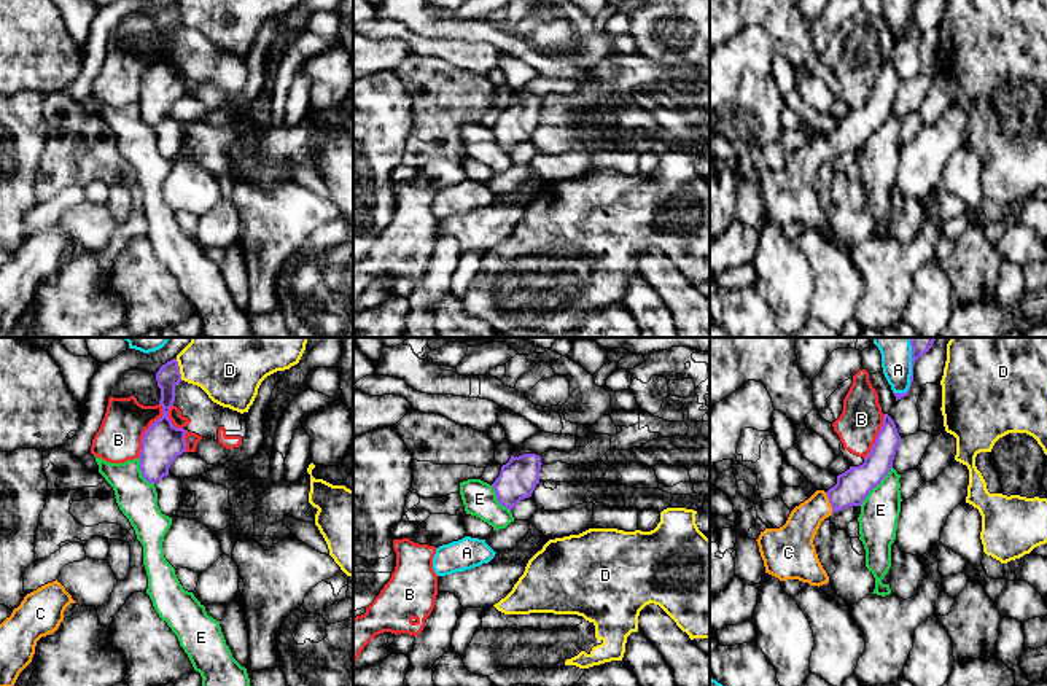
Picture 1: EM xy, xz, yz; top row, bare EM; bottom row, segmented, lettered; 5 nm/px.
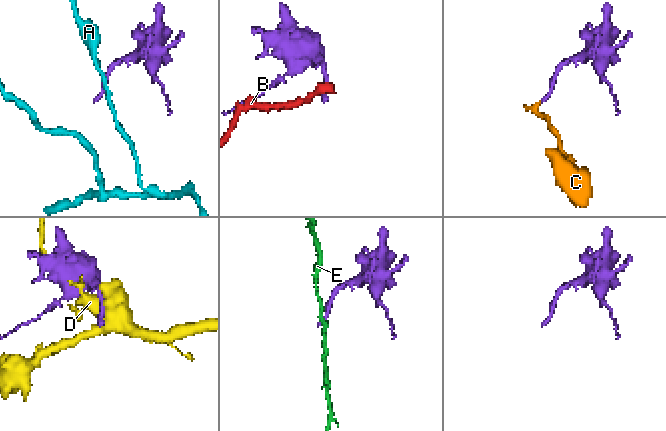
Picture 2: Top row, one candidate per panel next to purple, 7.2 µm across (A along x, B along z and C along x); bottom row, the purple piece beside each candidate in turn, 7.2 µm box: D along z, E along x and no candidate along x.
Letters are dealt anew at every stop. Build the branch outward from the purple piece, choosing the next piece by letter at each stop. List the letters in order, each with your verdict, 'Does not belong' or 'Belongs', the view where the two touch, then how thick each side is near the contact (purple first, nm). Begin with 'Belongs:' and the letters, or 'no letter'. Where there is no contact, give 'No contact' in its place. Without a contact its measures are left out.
Belongs: C
A: Does not belong. Touches purple in yz. Thickness 30 nm (purple) against 140 nm
B: Does not belong. Touches purple in xy. Thickness 200 nm (purple) against 220 nm
C: Belongs. Touches purple in yz. Thickness 170 nm (purple) against 180 nm
D: Does not belong. Touches purple in xy. Thickness 120 nm (purple) against 240 nm
E: Does not belong. Touches purple in yz. Thickness 170 nm (purple) against 190 nm

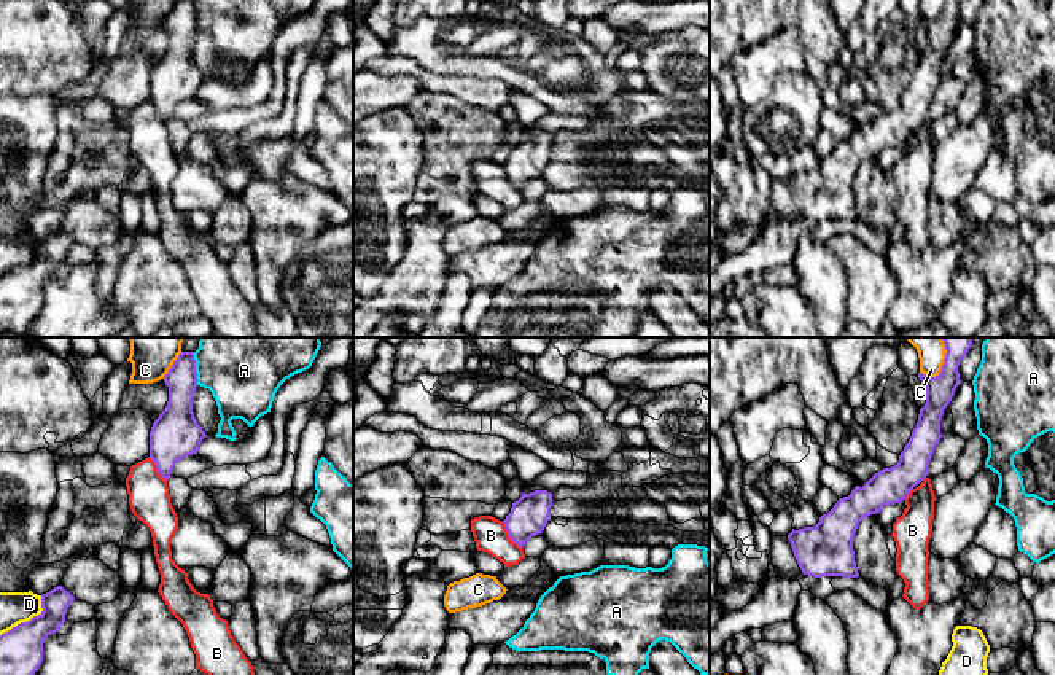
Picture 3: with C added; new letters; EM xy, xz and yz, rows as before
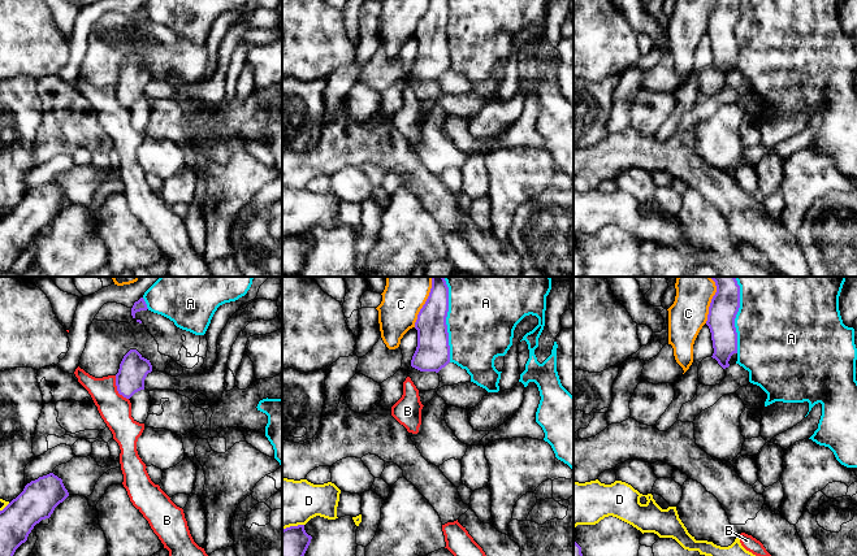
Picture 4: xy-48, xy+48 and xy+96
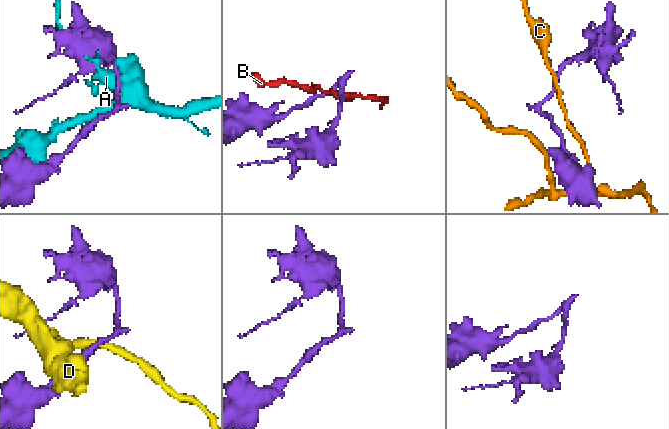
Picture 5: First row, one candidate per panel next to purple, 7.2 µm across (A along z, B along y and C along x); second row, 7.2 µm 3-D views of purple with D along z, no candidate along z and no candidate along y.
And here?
Belongs: no letter
A: Does not belong. Touches purple in xy. Thickness 160 nm (purple) against 300 nm
B: Does not belong. Touches purple in xz. Thickness 190 nm (purple) against 170 nm
C: Does not belong. Touches purple in yz. Thickness 140 nm (purple) against 100 nm
D: Does not belong. Touches purple in xy. Thickness 220 nm (purple) against 160 nm

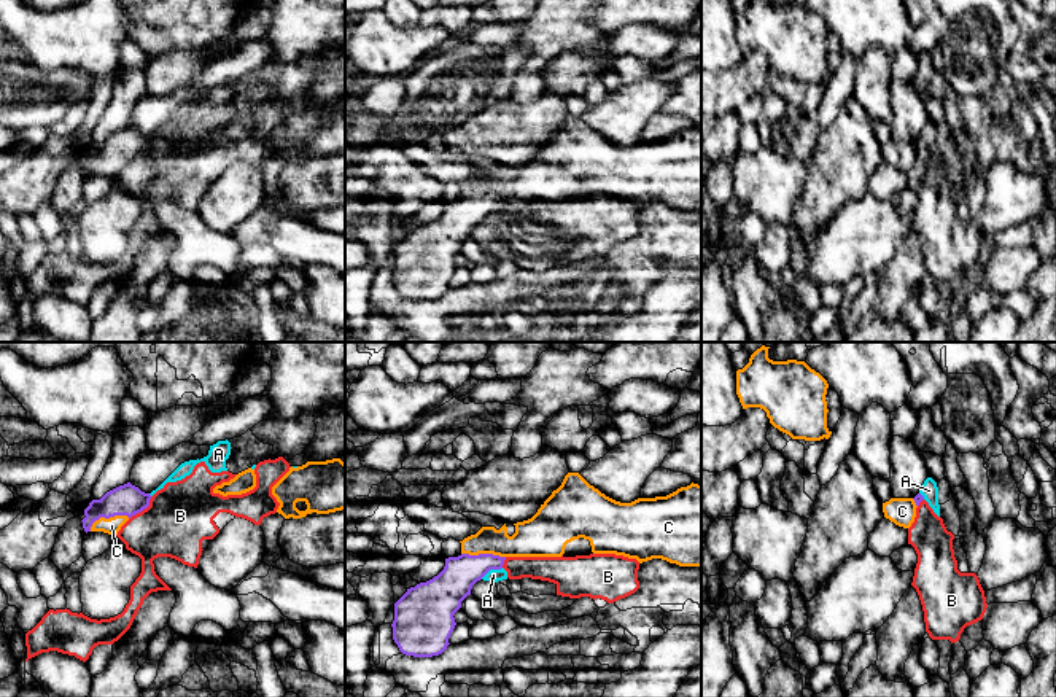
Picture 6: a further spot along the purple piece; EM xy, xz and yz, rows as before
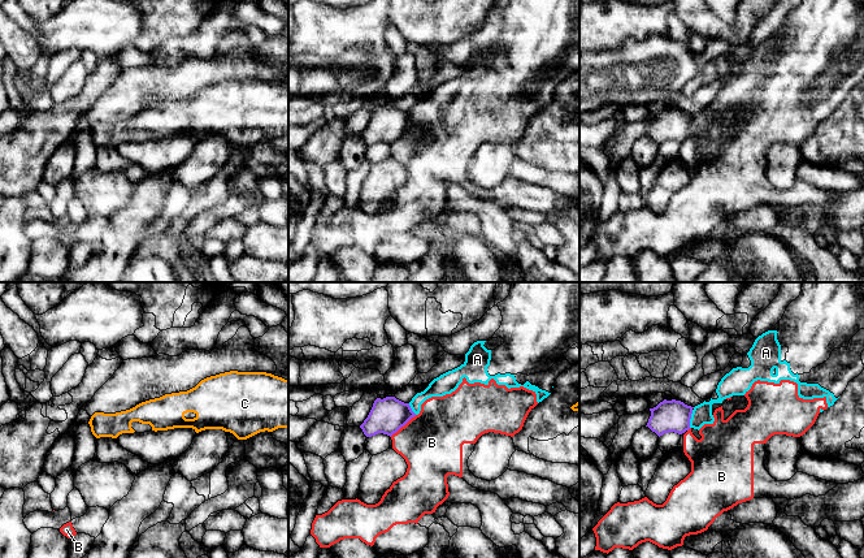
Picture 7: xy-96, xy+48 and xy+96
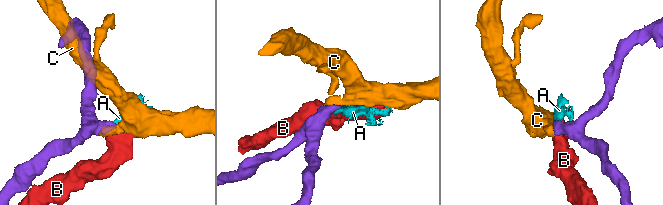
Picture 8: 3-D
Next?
Belongs: C
A: Does not belong. Touches purple in xz. Thickness 180 nm (purple) against 60 nm
B: Does not belong. Touches purple in xy. Thickness 160 nm (purple) against 340 nm
C: Belongs. Touches purple in xy. Thickness 160 nm (purple) against 90 nm

